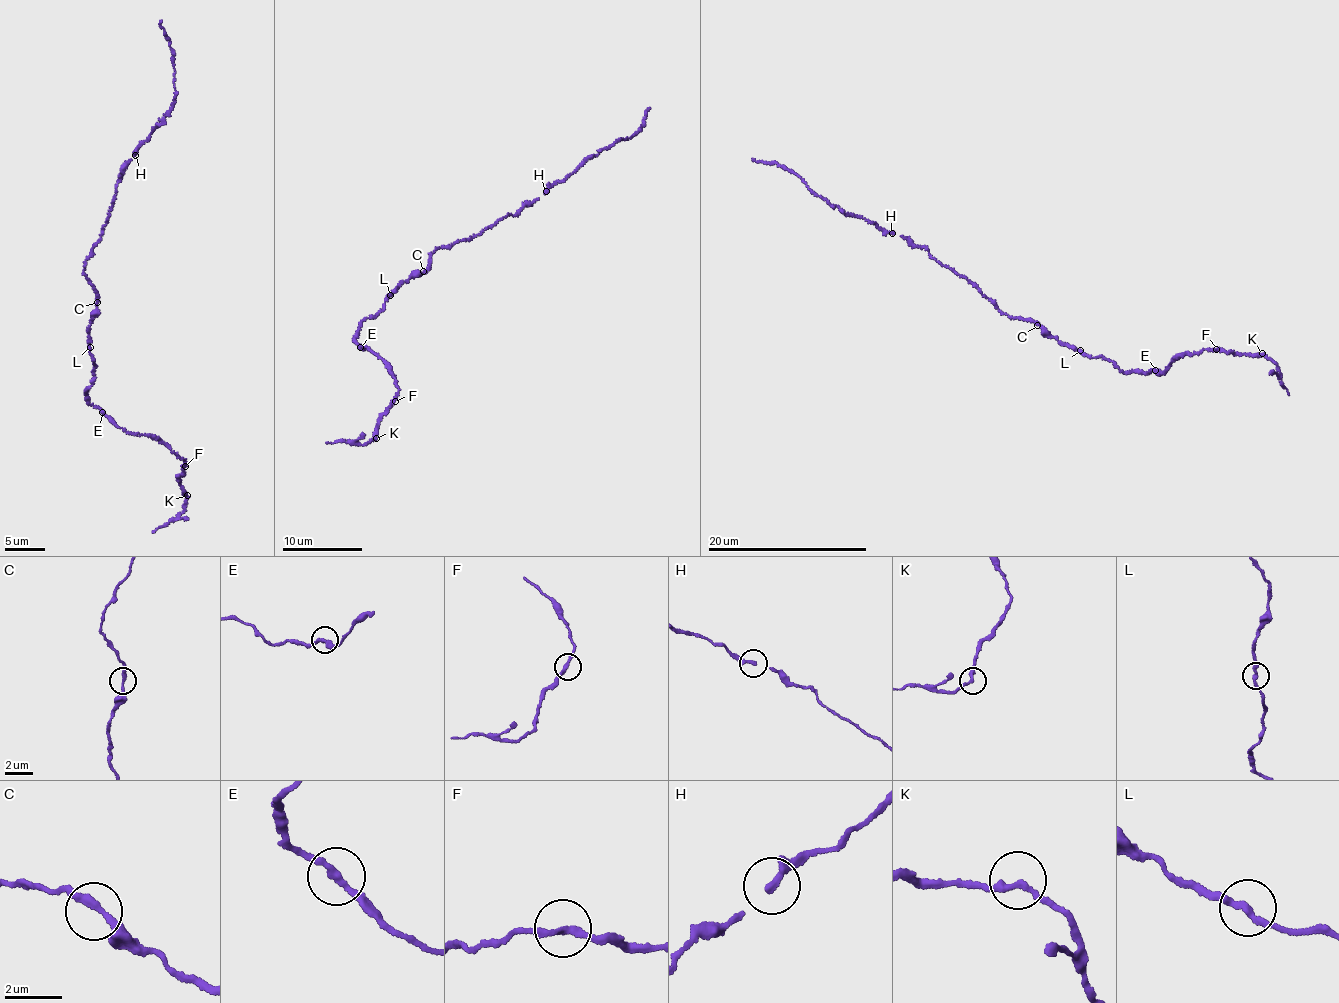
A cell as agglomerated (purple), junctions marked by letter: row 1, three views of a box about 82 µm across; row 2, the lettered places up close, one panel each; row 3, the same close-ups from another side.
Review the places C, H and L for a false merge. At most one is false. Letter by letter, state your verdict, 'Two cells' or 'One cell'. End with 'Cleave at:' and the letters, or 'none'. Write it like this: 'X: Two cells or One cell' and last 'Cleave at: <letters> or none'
C: One cell
H: One cell
L: One cell
Cleave at: none

